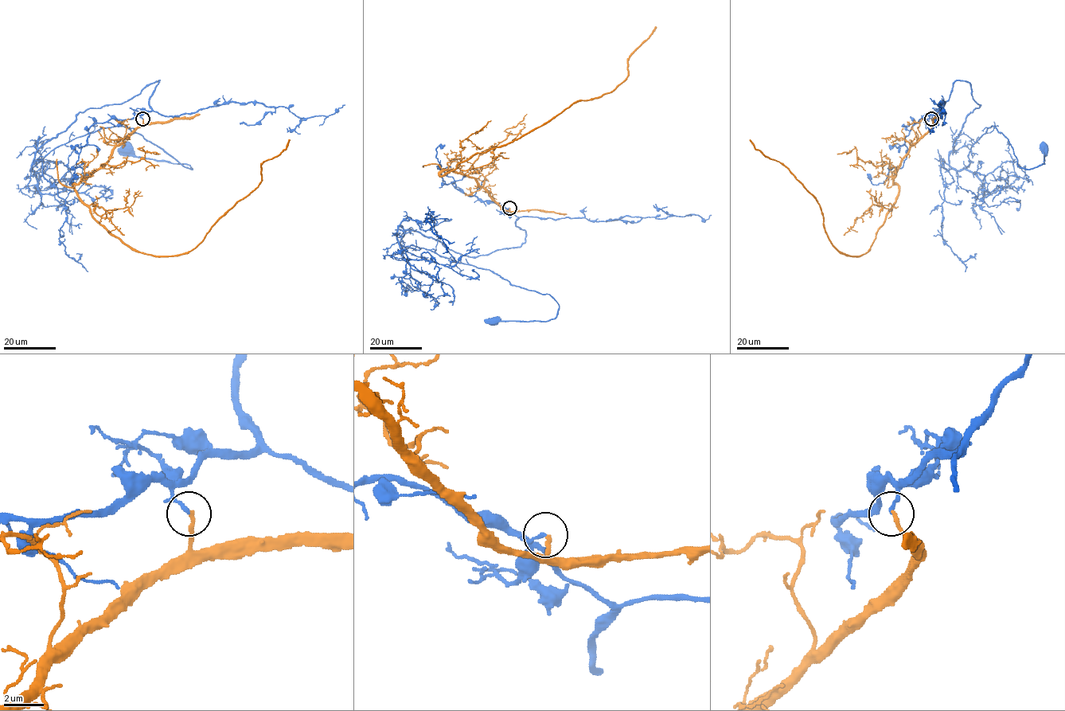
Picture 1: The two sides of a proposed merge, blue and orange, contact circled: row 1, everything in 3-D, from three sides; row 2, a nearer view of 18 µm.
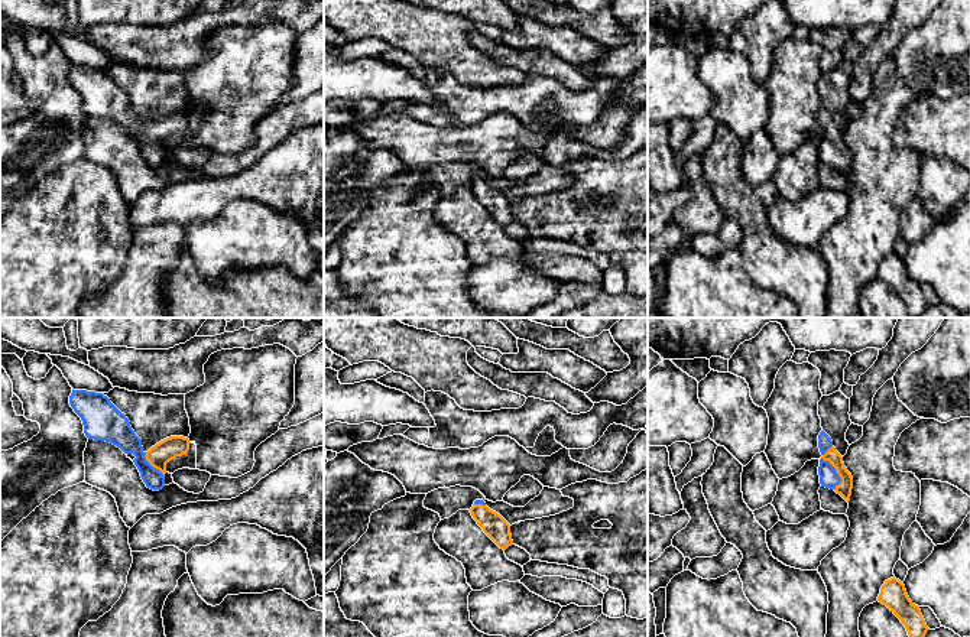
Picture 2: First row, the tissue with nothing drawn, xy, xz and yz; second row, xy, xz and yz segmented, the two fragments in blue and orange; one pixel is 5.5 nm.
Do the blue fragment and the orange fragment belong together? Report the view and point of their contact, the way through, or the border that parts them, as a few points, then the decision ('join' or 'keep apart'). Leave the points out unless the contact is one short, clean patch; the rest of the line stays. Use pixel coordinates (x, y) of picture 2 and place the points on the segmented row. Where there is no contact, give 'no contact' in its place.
yz (833, 467) | keep apart

